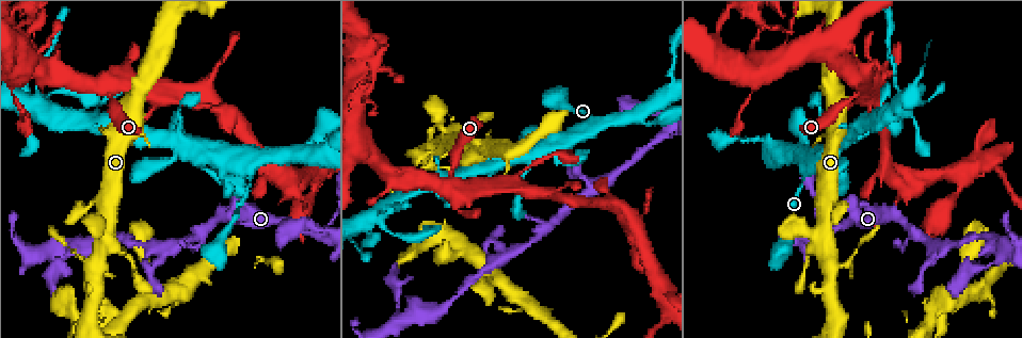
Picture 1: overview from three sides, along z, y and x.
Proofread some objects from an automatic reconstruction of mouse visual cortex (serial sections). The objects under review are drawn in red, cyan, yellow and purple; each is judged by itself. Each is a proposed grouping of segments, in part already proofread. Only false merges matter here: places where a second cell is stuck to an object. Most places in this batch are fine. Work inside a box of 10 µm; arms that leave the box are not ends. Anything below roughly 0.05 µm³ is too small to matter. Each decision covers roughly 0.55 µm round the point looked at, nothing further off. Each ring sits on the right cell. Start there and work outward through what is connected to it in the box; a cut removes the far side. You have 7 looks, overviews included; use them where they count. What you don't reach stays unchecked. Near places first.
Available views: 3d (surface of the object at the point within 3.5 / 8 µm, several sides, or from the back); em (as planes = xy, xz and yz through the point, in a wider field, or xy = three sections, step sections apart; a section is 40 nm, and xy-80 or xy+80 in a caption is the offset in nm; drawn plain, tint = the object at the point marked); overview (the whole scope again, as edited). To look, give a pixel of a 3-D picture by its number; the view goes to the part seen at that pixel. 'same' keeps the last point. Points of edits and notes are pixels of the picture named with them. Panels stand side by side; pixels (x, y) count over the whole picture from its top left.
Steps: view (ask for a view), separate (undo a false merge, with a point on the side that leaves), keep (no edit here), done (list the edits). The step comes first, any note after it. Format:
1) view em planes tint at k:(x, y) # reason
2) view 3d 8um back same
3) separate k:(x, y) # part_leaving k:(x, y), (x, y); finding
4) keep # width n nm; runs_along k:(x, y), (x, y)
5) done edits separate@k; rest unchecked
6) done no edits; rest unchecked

view 3d 8um at 1:(318, 234) # three arms meet

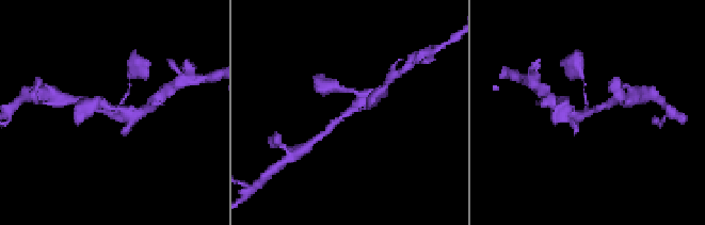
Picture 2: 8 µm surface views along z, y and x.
view em xy step 5 tint same # shape alone is not enough

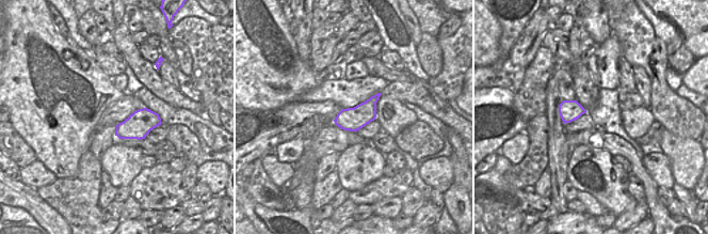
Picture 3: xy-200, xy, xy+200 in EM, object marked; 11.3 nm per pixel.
keep # arm_widths 150, 250, 300 nm; runs_along 2:(326, 131), (363, 100), (355, 92); all the same cell

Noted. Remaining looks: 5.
view 3d 3.5um at 1:(599, 122)

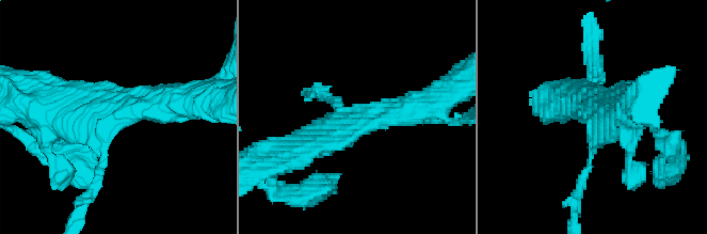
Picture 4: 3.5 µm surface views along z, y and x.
view em xy step 3 tint at 4:(358, 117) # shape alone is not enough

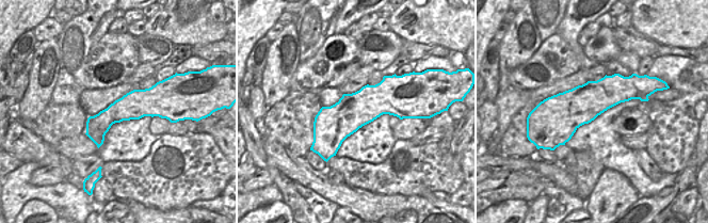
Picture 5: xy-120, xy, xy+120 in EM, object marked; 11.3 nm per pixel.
view em xy step 2 tint same # cut it another way

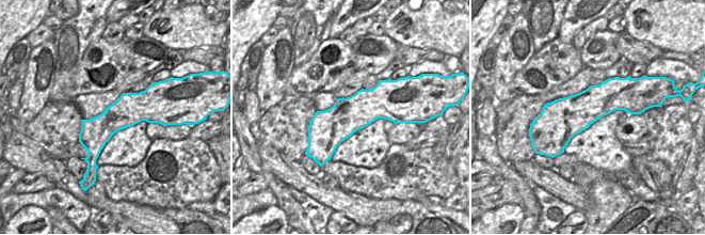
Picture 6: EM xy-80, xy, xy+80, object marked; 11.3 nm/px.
keep # runs_along 4:(99, 173), (118, 111), (188, 100); one cell here

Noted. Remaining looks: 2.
view 3d 3.5um at 1:(153, 270) # thin neck

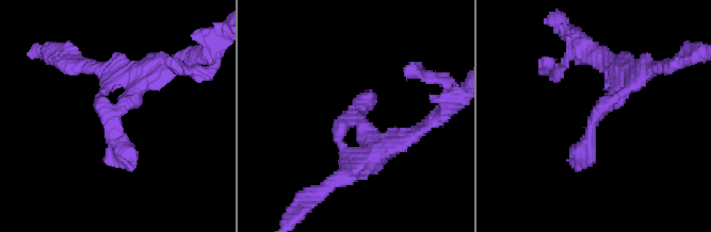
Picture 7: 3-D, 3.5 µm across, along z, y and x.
view em planes tint at 7:(113, 115) # shape alone is not enough

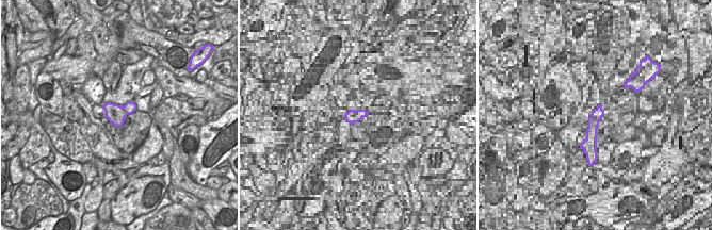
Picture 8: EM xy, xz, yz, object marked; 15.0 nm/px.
keep # runs_along 7:(625, 70), (576, 171); one cell here

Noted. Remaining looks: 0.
done no edits; rest unchecked

